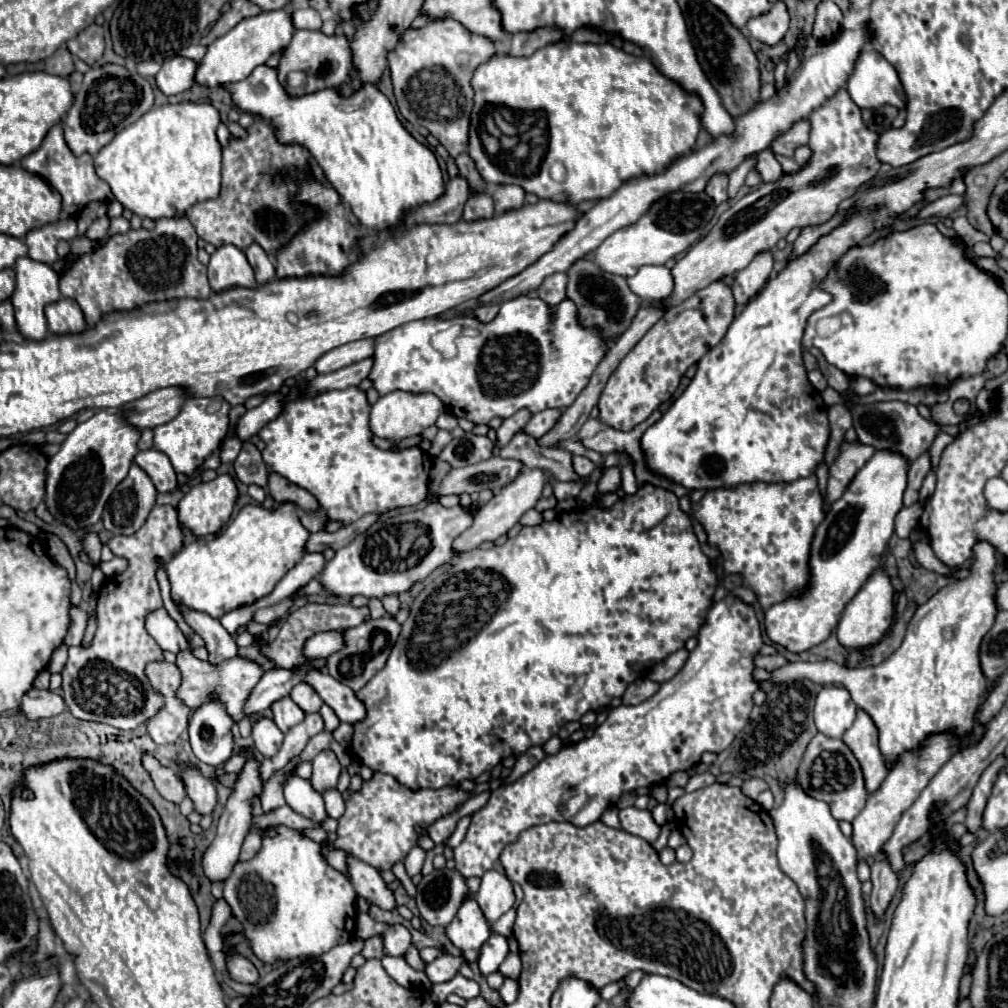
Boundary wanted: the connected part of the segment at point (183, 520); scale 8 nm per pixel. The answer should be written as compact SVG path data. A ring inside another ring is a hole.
M217 476L213 482L195 484L179 502L179 524L193 536L217 534L231 518L237 500L237 488L229 476Z

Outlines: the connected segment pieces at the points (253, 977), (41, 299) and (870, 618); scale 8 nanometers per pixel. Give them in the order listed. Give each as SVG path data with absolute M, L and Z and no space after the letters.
M227 954L227 968L229 968L229 974L235 982L257 984L257 980L259 980L257 968L249 960L245 960L243 956L229 956Z
M23 256L15 262L15 274L17 274L17 288L11 296L11 302L15 306L15 320L19 324L19 334L23 334L31 340L43 340L47 336L47 320L43 314L43 308L45 308L45 304L61 298L59 274L49 264L31 260L29 256Z
M877 568L869 580L863 584L863 588L855 594L855 598L847 604L839 624L837 624L837 640L845 648L865 648L871 644L877 644L883 634L891 628L895 620L895 604L893 604L893 584L885 568Z

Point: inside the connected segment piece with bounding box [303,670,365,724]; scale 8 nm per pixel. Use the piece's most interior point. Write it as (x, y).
(341, 699)

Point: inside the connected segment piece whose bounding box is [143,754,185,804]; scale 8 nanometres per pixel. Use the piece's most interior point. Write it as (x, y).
(168, 785)

